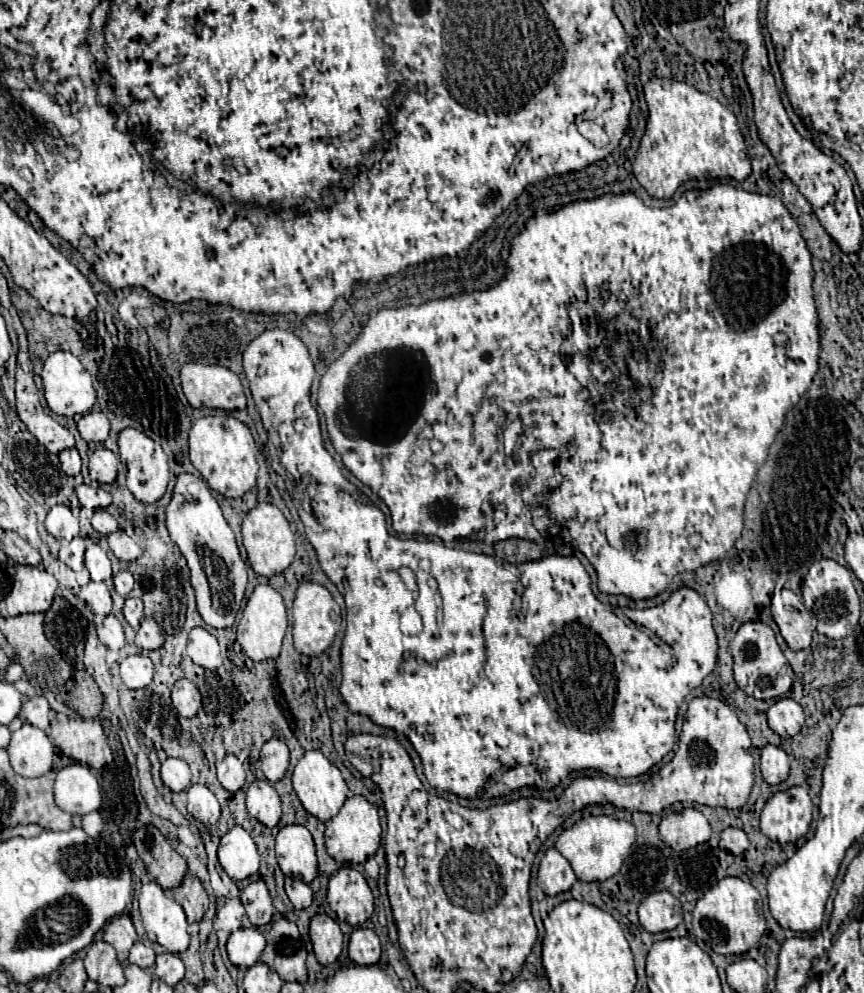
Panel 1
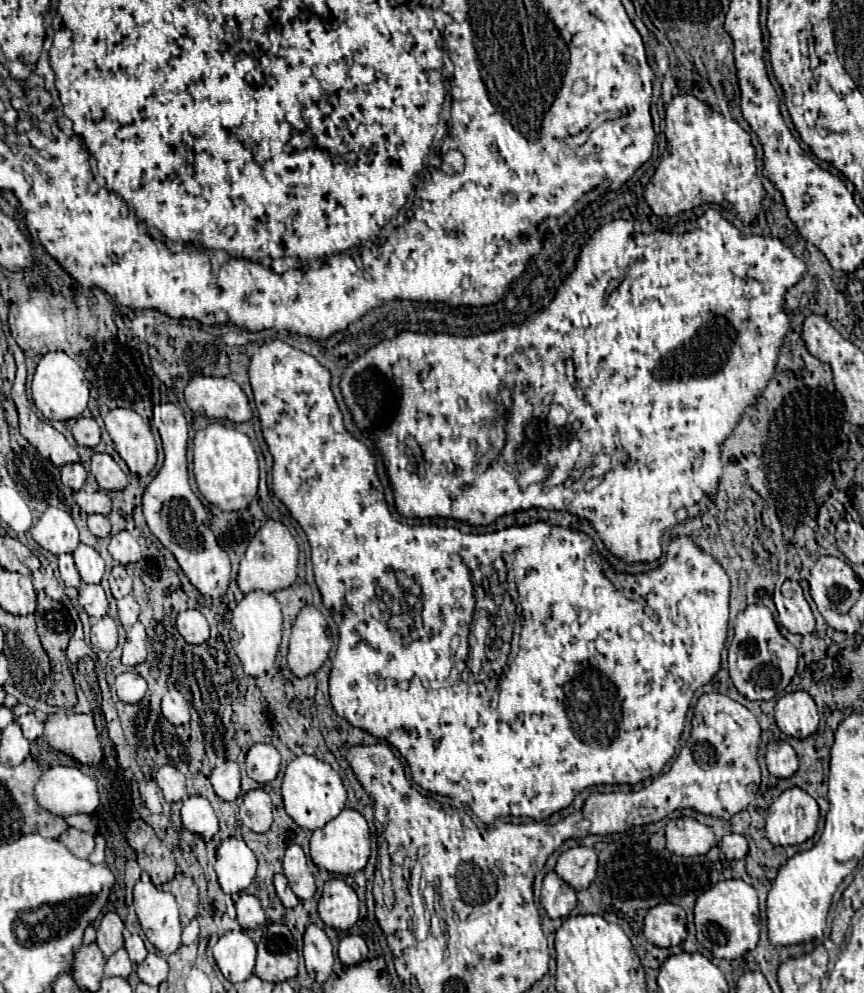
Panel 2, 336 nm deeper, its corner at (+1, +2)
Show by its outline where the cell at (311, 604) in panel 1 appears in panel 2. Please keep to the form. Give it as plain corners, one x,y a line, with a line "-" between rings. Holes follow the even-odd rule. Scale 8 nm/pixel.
307,605
299,611
289,641
289,669
297,677
313,675
331,649
329,625
315,605

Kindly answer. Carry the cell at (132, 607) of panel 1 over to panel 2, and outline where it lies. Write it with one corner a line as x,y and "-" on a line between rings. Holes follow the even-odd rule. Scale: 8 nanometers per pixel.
127,595
123,599
117,601
119,607
119,621
123,627
131,627
137,623
137,615
139,615
139,605
135,601
133,595

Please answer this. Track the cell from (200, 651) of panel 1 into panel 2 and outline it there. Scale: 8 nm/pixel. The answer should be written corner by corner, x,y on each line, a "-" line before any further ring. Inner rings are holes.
195,609
179,613
179,617
177,617
177,631
191,645
199,645
199,643
205,643
209,639
209,623

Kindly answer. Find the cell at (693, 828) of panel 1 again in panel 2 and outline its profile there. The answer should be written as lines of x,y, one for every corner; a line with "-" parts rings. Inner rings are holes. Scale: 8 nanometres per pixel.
691,817
671,819
665,827
665,837
667,837
667,849
671,853
687,857
705,855
715,843
711,827

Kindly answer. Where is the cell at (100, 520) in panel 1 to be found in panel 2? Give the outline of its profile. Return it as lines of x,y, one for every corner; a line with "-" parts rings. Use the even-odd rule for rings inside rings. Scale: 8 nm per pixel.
89,515
87,525
89,525
91,533
97,537
109,537
111,535
111,523
105,515

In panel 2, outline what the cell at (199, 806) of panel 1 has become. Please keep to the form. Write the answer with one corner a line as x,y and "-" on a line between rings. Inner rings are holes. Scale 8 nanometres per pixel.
191,795
191,797
183,799
181,819
183,819
183,827
187,831
197,833
203,839
211,839
219,831
217,815
215,815
211,803
201,795

